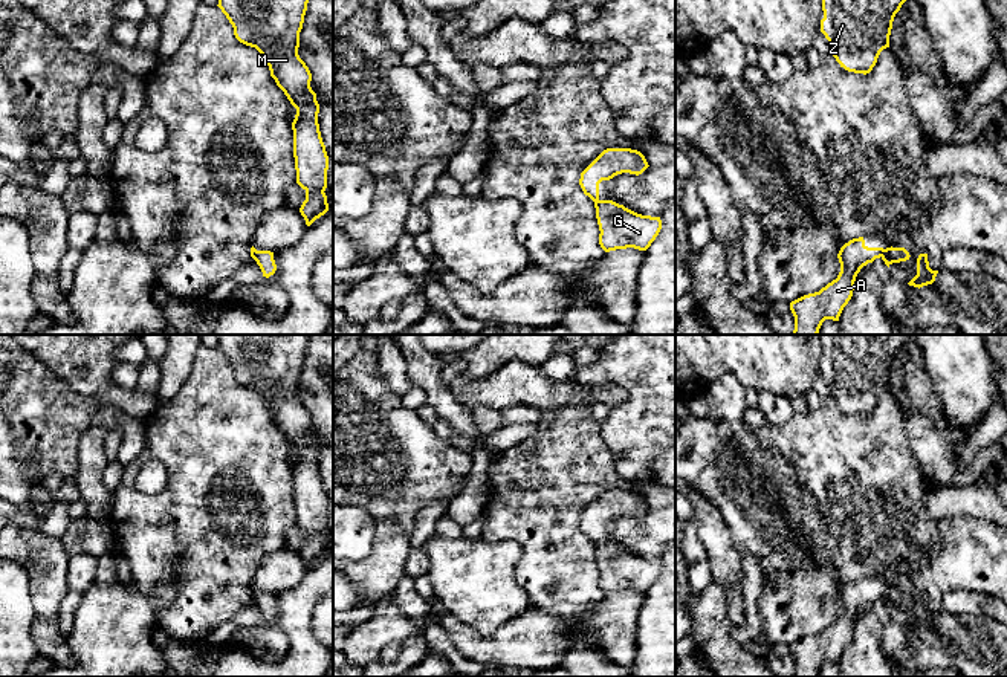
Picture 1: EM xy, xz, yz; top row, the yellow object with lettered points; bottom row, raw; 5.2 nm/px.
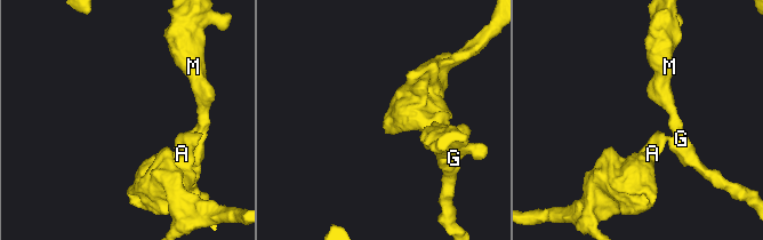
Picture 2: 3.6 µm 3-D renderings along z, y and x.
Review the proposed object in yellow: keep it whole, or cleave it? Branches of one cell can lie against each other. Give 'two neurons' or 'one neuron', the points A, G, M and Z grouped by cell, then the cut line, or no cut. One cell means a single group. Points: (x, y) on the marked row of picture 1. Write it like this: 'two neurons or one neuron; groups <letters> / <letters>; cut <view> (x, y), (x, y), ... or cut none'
two neurons; groups A / G M Z; cut yz (885, 249), (880, 255)

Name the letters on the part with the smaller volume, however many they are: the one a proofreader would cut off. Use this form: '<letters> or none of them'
G, M, Z

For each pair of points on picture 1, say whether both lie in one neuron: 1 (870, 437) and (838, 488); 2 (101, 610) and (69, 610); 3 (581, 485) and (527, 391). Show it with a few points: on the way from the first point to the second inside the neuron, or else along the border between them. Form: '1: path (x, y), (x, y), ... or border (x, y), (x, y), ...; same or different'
1: path (868, 450), (850, 469), (850, 476); same
2: border (83, 593), (75, 624), (67, 636); different
3: border (586, 405), (561, 405), (550, 410); different

